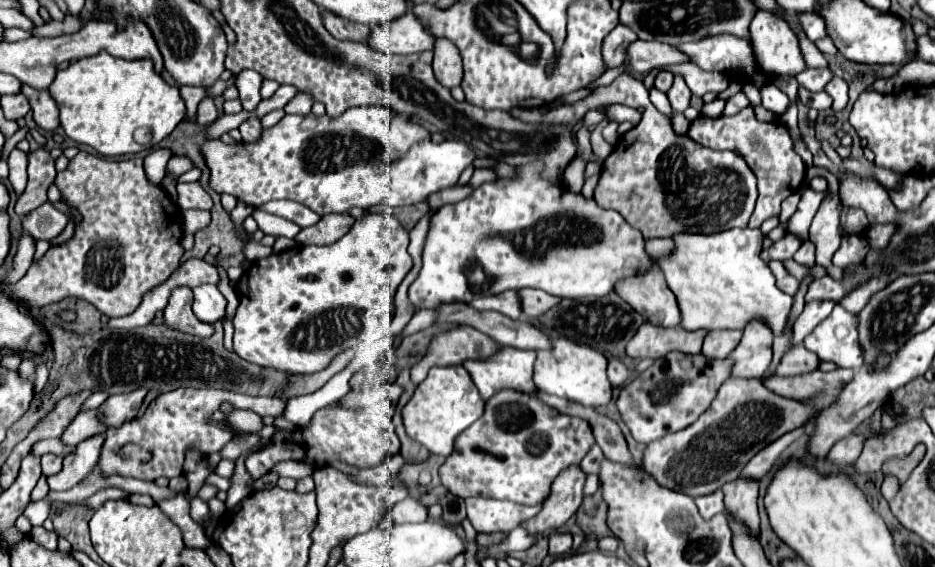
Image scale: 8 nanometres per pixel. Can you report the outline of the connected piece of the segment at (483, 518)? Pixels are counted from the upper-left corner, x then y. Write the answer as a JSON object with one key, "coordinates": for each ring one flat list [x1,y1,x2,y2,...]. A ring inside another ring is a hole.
{"coordinates":[[484,497,466,499,466,511,472,527,484,533,494,533,494,531,510,533,512,529,520,527,524,521,536,517,540,509,542,503,528,507,512,501,498,501,498,499,484,499]]}

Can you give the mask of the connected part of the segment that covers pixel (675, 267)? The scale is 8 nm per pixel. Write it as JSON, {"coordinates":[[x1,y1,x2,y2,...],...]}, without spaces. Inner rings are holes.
{"coordinates":[[730,229,712,235,676,235,676,251,660,259,668,287,678,299,682,327,696,329,740,329,752,321,766,321,780,335,790,319,794,297,776,287,776,279,760,259,764,235,760,229]]}

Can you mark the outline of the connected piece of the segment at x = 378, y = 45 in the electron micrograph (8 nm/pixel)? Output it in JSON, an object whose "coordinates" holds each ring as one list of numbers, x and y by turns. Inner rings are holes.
{"coordinates":[[412,13,396,19,396,23,374,27,370,35,370,47,386,55,412,55,430,51,434,49,434,41,436,39,424,31,422,23]]}

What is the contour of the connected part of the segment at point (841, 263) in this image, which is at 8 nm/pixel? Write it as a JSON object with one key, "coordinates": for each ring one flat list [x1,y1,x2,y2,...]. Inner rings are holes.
{"coordinates":[[848,235,842,239,842,247,838,249,838,253,834,254,832,263,838,265,838,267,848,267,852,263,860,265,868,253,868,241,864,237,858,237,858,235]]}

